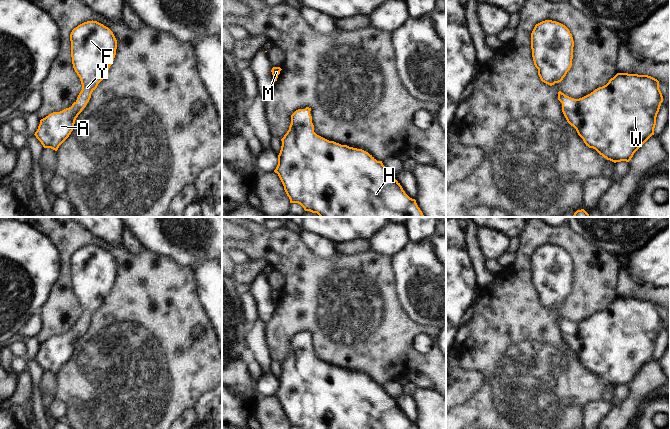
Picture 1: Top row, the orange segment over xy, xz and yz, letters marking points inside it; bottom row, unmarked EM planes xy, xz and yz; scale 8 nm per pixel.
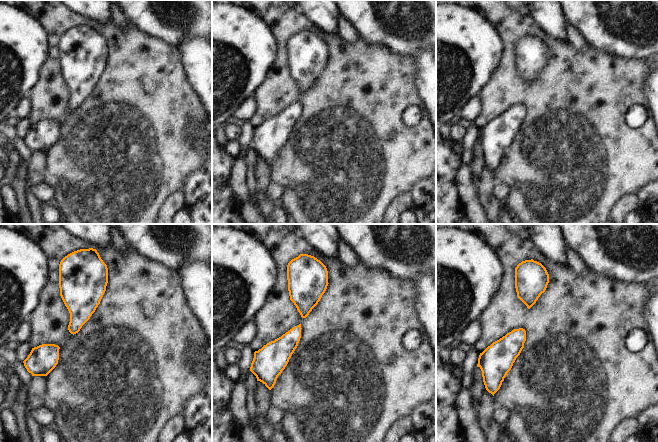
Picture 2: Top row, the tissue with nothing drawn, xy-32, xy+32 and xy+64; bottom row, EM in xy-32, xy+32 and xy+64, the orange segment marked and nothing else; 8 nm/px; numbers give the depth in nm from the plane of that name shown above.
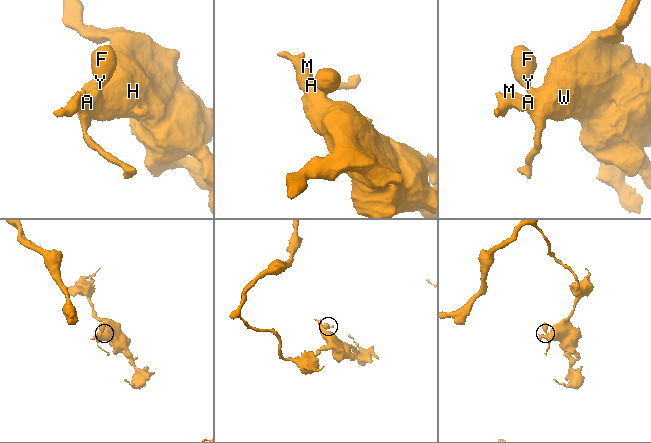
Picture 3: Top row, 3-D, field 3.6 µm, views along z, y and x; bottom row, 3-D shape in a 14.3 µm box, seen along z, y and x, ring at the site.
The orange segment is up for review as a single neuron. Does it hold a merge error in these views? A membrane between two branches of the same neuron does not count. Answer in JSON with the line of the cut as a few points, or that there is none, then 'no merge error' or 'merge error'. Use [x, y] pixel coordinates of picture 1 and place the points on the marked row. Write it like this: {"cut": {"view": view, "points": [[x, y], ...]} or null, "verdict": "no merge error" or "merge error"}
{"cut": null, "verdict": "no merge error"}

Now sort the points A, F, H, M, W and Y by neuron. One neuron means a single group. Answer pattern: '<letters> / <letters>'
A F H M W Y

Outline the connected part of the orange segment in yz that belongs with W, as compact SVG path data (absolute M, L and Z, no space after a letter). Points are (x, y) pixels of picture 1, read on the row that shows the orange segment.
M617 73L606 85L582 98L574 99L559 91L558 100L562 103L562 112L567 122L576 129L586 146L616 163L629 162L634 153L654 135L656 117L663 102L663 96L657 79L648 75Z

